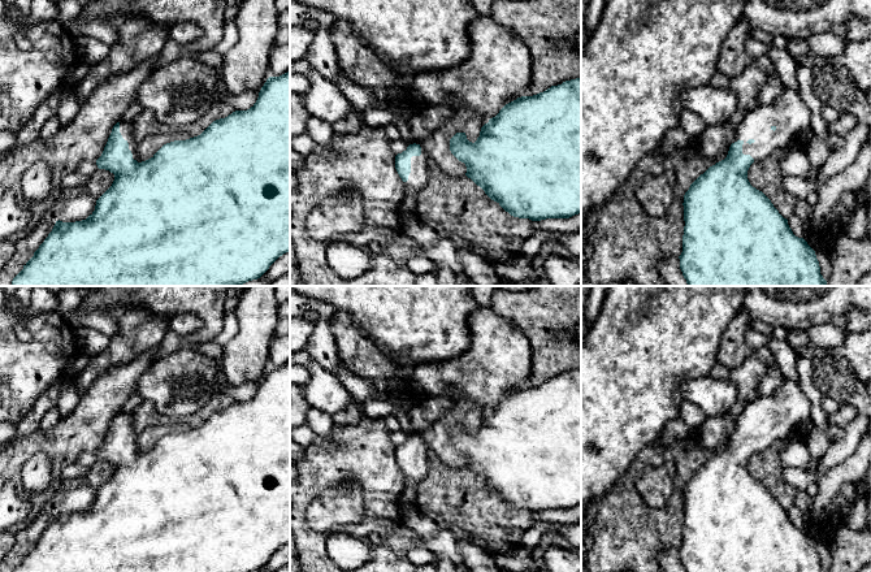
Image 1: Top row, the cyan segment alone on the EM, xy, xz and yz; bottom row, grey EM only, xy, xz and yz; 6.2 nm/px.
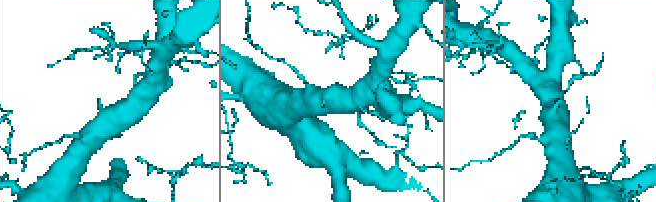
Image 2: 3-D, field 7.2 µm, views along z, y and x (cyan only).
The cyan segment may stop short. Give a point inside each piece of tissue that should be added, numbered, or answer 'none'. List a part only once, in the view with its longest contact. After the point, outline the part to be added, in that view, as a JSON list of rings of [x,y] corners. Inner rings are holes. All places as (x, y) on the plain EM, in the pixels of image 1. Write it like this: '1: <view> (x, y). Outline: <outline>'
1: yz (789, 404). Outline: [[[783,380],[784,385],[772,396],[746,404],[737,417],[734,433],[744,433],[742,445],[750,446],[754,454],[785,439],[796,425],[811,417],[811,403],[800,385]]]

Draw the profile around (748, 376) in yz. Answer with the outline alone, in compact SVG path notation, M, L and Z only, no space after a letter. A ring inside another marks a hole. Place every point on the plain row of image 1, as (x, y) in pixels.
M754 354L745 359L737 368L731 369L729 380L737 387L740 402L753 403L758 398L759 384L768 373L768 367Z

